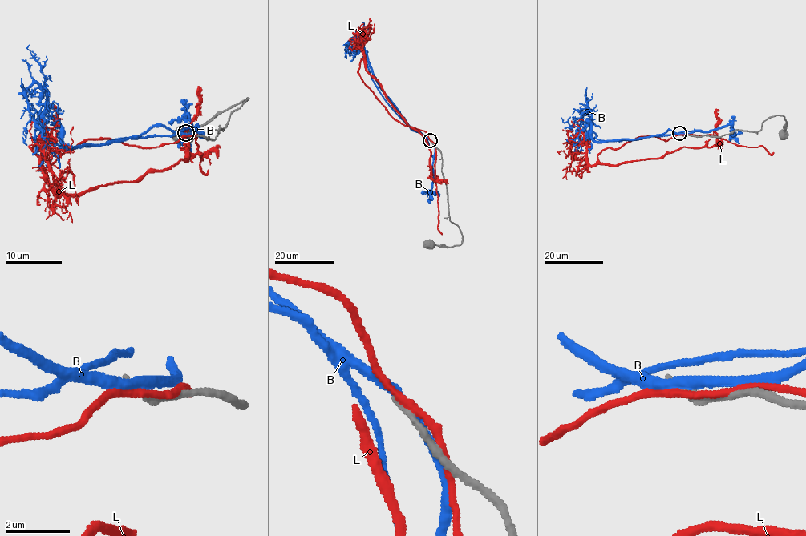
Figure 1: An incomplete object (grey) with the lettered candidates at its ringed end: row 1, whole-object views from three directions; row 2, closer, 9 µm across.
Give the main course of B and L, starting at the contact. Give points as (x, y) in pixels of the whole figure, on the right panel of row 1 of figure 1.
B: (681, 134), (596, 141), (588, 120), (591, 112), (588, 107), (580, 129), (570, 135)
L: (680, 134), (667, 140), (638, 136), (604, 149), (597, 159), (619, 165), (712, 147), (715, 109)

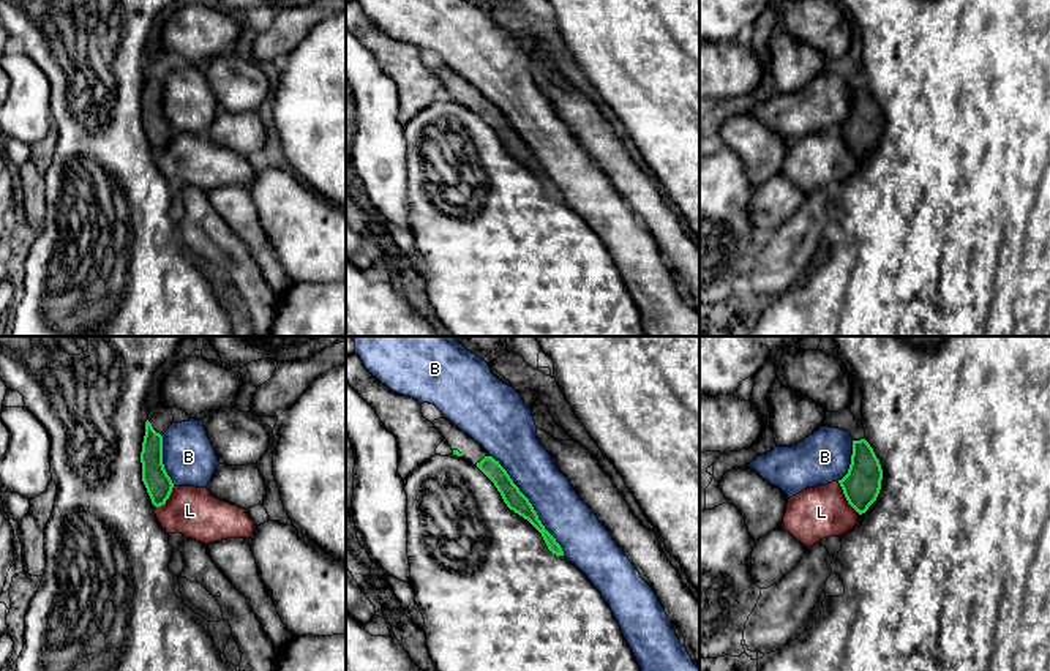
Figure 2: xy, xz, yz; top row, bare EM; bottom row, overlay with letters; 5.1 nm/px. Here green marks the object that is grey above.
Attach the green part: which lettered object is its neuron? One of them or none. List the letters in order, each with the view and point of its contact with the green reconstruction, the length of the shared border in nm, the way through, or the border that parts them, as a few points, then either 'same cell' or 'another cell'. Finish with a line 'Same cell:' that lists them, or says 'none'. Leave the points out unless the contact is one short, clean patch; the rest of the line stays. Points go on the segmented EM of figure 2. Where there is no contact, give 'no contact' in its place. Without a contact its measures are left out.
B: meets green in xz at (531, 506); contact 650 nm long; another cell
L: meets green in yz at (845, 496); contact 200 nm long; another cell
Same cell: none

